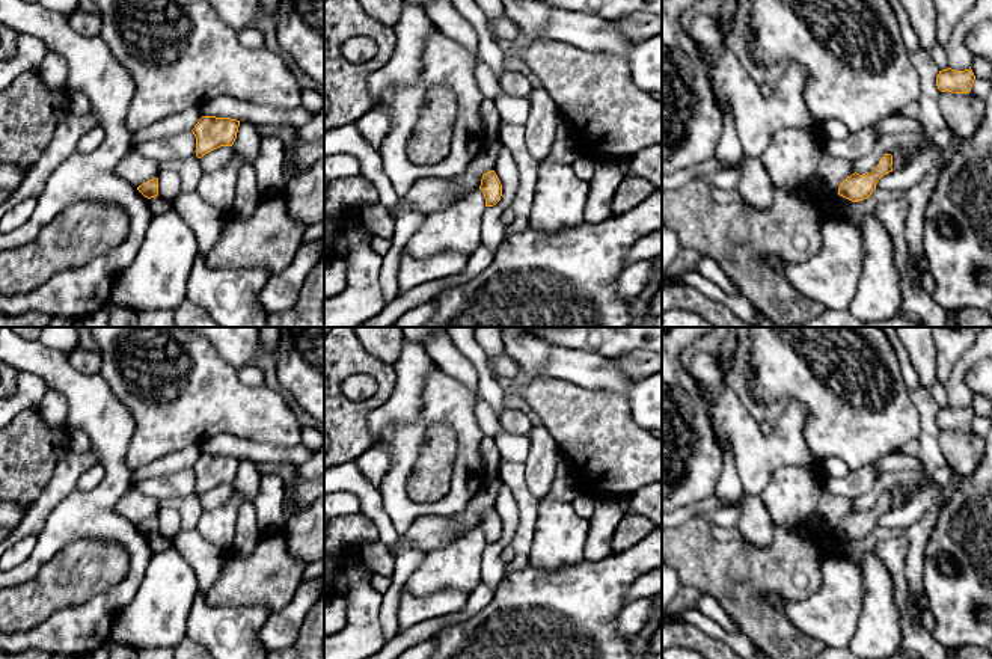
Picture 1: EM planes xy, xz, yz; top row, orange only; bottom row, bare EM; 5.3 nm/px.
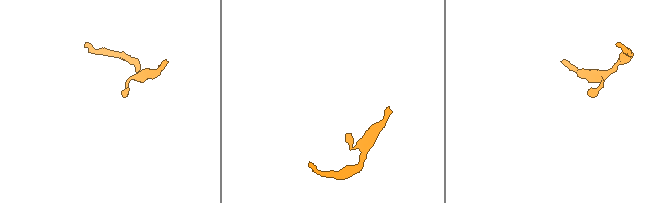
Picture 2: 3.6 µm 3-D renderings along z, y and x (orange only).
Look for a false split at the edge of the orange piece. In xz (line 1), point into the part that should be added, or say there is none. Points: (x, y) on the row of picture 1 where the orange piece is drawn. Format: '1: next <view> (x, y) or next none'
1: next none

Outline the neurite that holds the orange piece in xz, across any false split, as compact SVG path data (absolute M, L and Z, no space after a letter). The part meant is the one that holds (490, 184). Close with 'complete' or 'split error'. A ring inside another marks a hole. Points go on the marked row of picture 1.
M494 170L482 175L479 190L484 193L485 207L493 207L501 201L502 184Z; complete

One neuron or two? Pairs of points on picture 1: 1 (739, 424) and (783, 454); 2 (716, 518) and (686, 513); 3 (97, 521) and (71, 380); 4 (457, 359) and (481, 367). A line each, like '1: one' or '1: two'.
1: one
2: two
3: one
4: two

